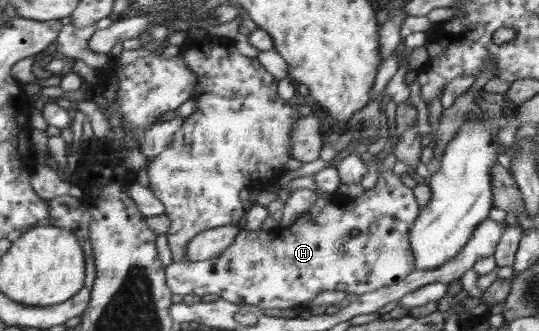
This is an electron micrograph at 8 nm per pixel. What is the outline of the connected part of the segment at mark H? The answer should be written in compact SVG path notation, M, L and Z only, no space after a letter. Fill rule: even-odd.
M387 168L379 174L375 186L365 189L361 196L347 198L338 204L329 202L323 208L314 205L276 237L261 228L249 230L241 227L236 242L213 259L166 263L168 287L181 296L217 294L223 300L258 306L265 311L268 308L293 308L297 304L305 304L321 291L337 290L345 294L364 295L377 288L394 285L415 270L416 256L412 250L411 232L420 211L413 189L393 174L391 168Z

